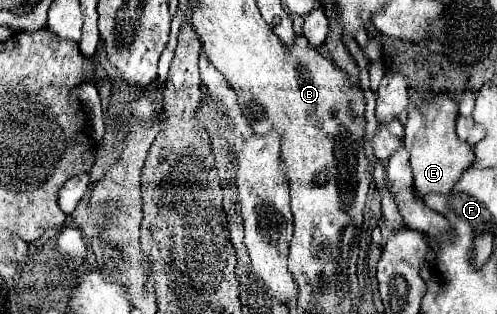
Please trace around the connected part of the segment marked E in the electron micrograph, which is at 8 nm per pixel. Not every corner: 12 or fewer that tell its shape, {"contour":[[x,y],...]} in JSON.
{"contour":[[447,94],[409,112],[403,144],[419,196],[449,194],[473,164]]}

